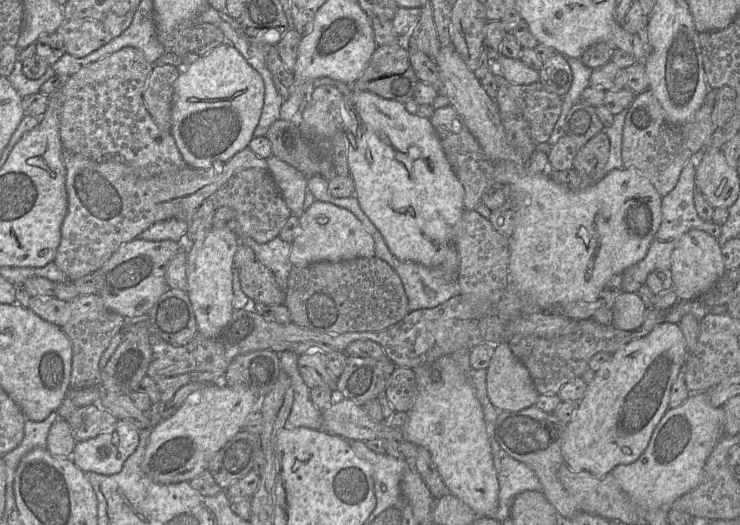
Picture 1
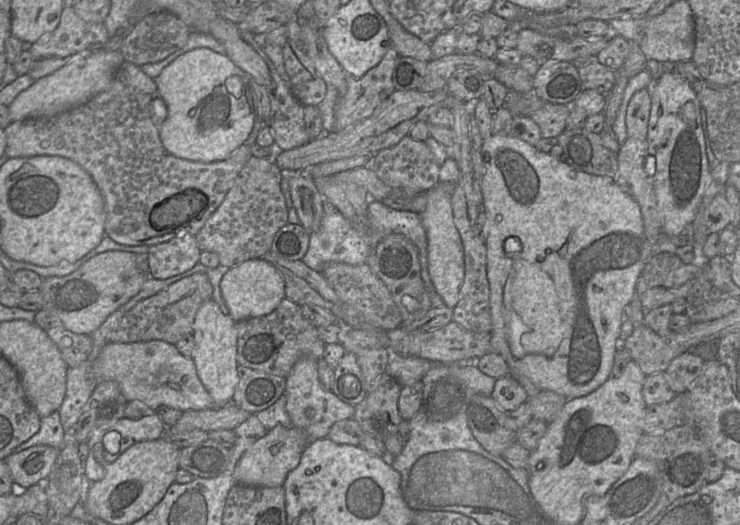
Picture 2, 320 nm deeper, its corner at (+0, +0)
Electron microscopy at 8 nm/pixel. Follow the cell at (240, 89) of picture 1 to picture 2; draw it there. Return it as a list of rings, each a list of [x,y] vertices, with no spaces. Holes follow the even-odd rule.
[[[209,48],[193,49],[177,57],[166,66],[154,80],[157,84],[157,95],[159,99],[153,100],[152,107],[154,108],[155,104],[161,103],[161,100],[164,103],[164,107],[162,106],[160,112],[155,112],[155,115],[156,121],[159,124],[160,139],[163,146],[170,154],[190,161],[211,163],[227,159],[239,146],[245,143],[251,129],[253,128],[255,116],[257,115],[255,108],[255,95],[249,85],[249,76],[237,67],[226,55],[219,54]]]

